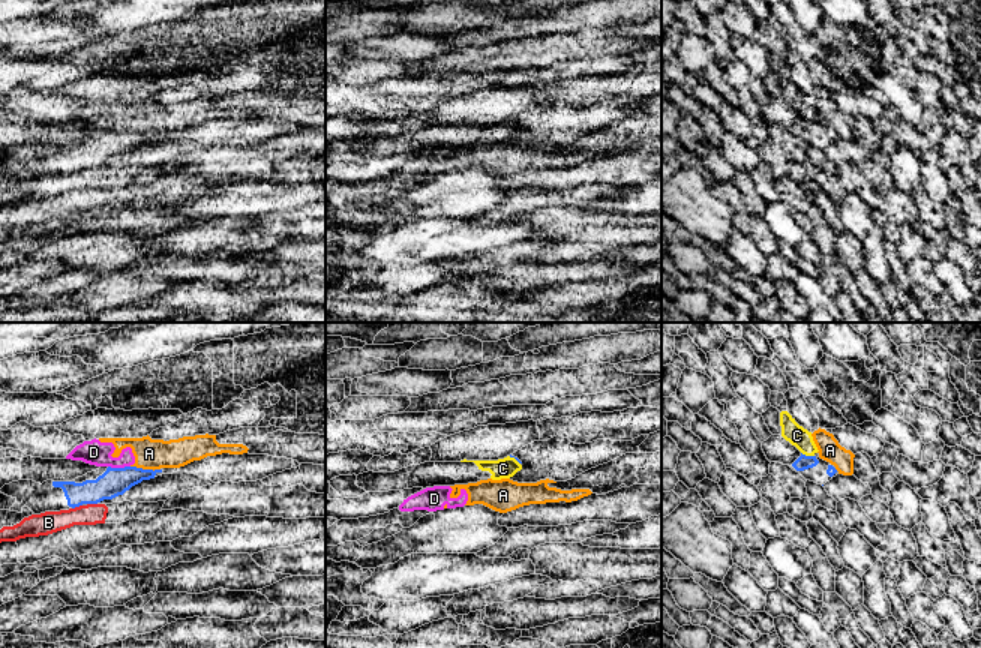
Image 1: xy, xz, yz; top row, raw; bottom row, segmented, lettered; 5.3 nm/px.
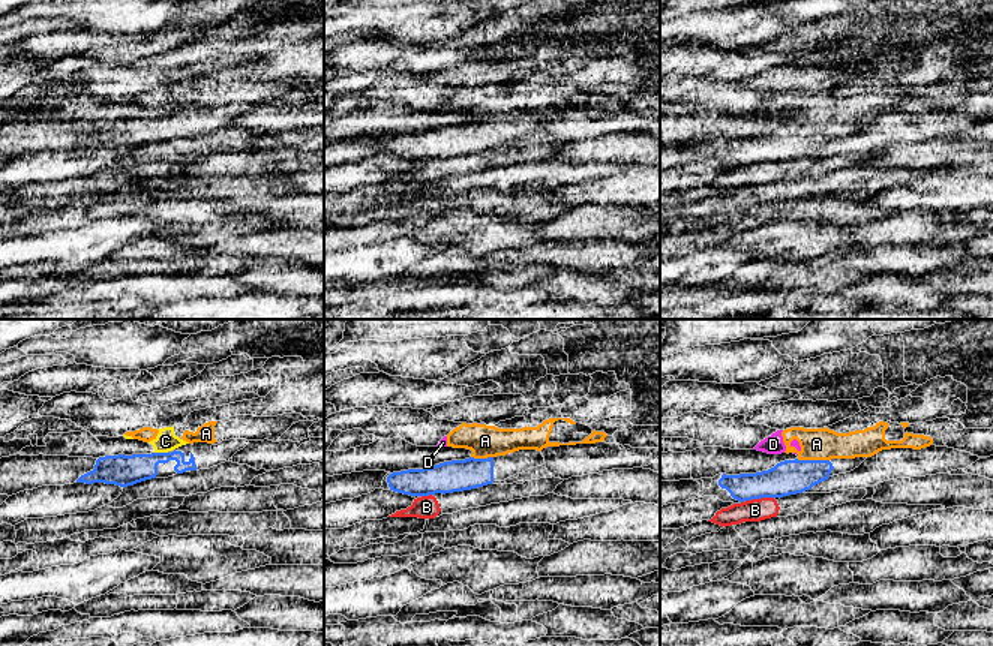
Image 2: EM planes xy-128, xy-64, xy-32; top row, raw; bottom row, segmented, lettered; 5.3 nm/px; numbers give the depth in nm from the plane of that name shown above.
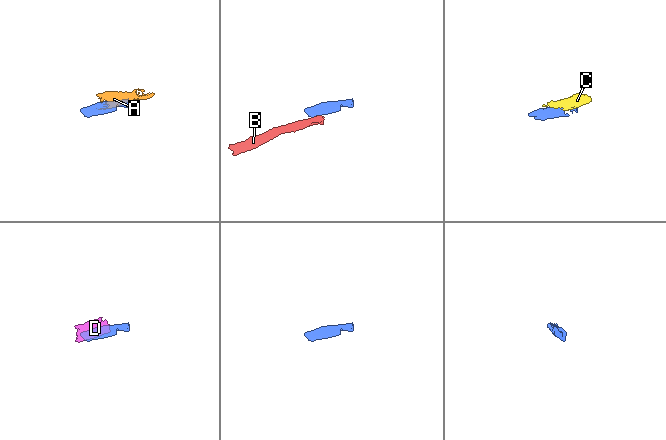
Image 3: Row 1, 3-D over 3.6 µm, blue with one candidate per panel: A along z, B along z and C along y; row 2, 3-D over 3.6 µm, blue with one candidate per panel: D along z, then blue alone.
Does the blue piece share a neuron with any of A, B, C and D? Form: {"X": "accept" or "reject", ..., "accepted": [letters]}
{"A": "reject", "B": "reject", "C": "reject", "D": "reject", "accepted": []}

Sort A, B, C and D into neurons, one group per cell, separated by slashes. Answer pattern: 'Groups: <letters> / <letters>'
Groups: A D / B / C

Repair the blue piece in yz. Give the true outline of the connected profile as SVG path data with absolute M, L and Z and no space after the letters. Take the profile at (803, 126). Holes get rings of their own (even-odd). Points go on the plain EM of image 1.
M802 117L790 132L800 136L806 144L822 150L838 138L836 130L830 126L820 123L819 120L806 120Z

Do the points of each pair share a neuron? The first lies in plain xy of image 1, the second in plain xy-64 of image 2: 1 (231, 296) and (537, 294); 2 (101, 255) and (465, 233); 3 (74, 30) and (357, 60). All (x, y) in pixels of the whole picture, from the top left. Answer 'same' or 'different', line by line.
1: different
2: same
3: different

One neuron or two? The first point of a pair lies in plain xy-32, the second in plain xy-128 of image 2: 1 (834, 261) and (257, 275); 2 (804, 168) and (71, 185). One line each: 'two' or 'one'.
1: two
2: two

